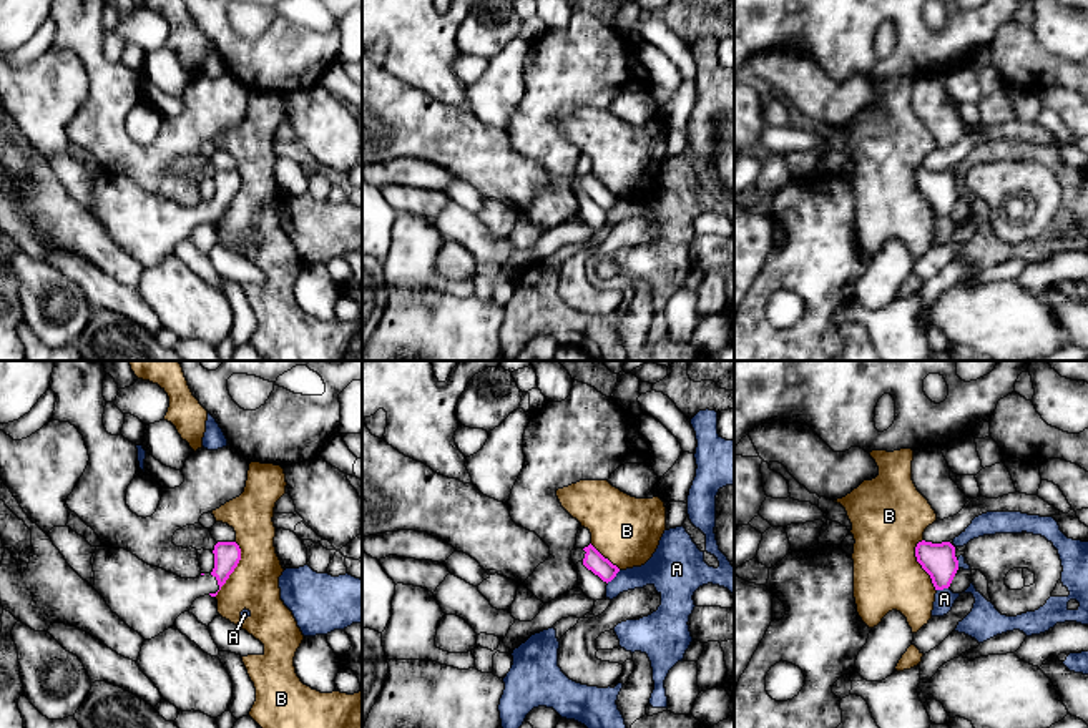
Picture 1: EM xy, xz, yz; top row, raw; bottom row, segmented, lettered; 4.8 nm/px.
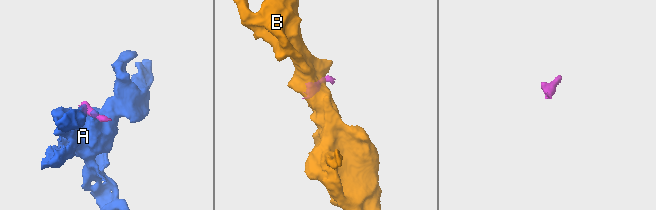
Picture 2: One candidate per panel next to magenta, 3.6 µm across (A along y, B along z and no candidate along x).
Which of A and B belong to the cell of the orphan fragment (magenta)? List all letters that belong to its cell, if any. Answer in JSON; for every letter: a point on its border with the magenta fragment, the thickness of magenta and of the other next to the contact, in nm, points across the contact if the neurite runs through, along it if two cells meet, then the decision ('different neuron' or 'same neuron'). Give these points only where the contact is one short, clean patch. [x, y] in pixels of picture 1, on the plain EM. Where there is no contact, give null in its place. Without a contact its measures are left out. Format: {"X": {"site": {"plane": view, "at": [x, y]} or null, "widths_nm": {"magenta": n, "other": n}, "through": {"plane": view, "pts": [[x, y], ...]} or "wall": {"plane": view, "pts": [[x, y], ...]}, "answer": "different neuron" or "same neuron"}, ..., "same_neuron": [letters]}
{"A": {"site": {"plane": "xz", "at": [613, 205]}, "widths_nm": {"magenta": 100, "other": 170}, "wall": {"plane": "xz", "pts": [[620, 198], [607, 210]]}, "answer": "different neuron"}, "B": {"site": {"plane": "xy", "at": [235, 195]}, "widths_nm": {"magenta": 130, "other": 240}, "wall": {"plane": "xy", "pts": [[236, 170], [240, 190], [215, 223]]}, "answer": "different neuron"}, "same_neuron": []}

